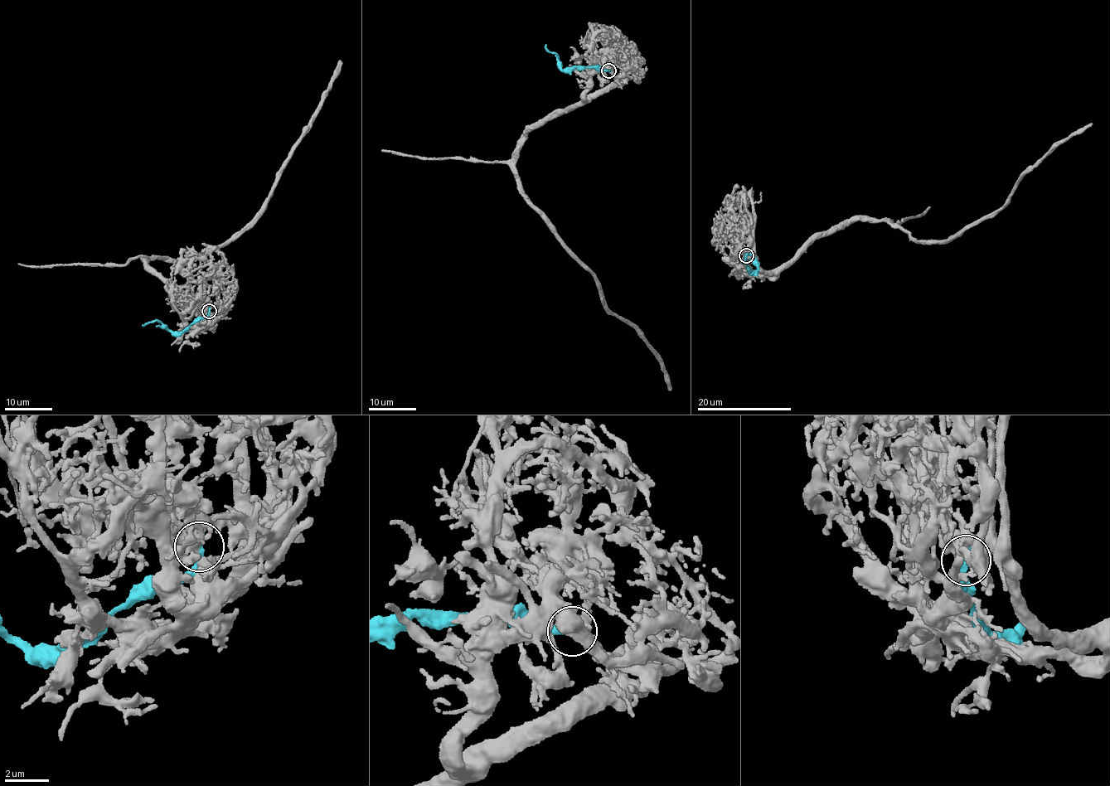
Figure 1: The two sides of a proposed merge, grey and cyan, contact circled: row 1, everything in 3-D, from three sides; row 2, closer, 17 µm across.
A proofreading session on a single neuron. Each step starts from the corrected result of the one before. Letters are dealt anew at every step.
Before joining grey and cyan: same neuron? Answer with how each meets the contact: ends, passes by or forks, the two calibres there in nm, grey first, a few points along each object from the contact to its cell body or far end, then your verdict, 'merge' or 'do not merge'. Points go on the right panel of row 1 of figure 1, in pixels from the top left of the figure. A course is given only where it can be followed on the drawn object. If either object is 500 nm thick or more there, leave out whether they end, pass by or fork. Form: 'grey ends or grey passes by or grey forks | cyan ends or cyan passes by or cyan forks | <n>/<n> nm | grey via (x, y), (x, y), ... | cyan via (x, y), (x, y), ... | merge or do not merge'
650/360 nm | grey via (746, 255), (779, 269), (852, 220), (888, 221), (920, 242), (952, 239), (992, 216), (1023, 177), (1092, 123) | cyan via (746, 255), (745, 261), (750, 271), (757, 270), (758, 265), (751, 254), (744, 254) | do not merge

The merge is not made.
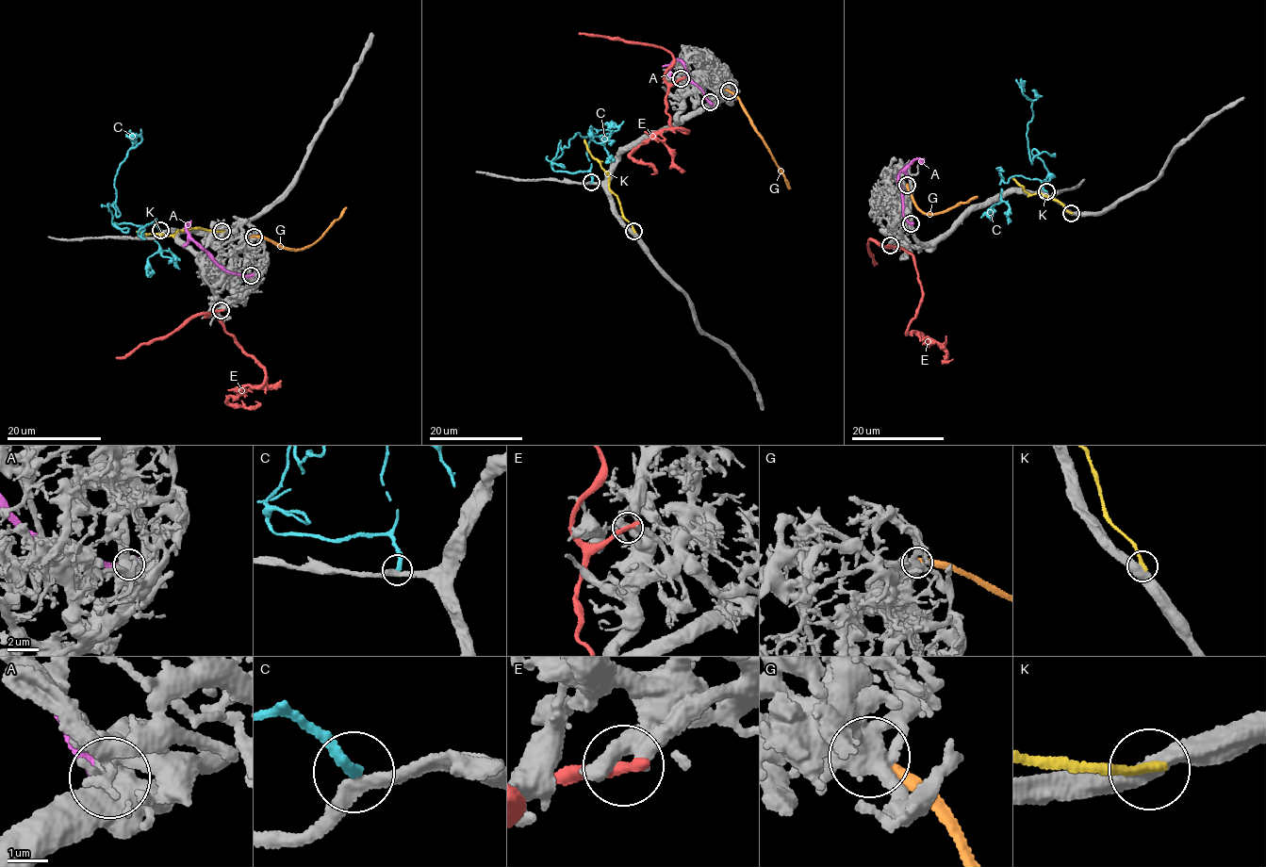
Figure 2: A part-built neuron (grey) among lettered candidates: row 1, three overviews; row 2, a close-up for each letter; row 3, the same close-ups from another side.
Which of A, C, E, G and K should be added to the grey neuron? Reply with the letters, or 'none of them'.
none of them

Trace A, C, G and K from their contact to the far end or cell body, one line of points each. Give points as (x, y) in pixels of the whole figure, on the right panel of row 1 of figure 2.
A: (911, 223), (903, 211), (898, 177), (914, 159), (920, 159), (925, 164)
C: (1046, 190), (1041, 181), (1055, 176), (1035, 149), (1030, 162), (1032, 103), (1020, 86), (1025, 80)
G: (907, 186), (918, 208), (930, 215), (949, 210), (977, 196)
K: (1071, 212), (1060, 202), (1044, 194), (1030, 194), (1017, 185), (1012, 177)

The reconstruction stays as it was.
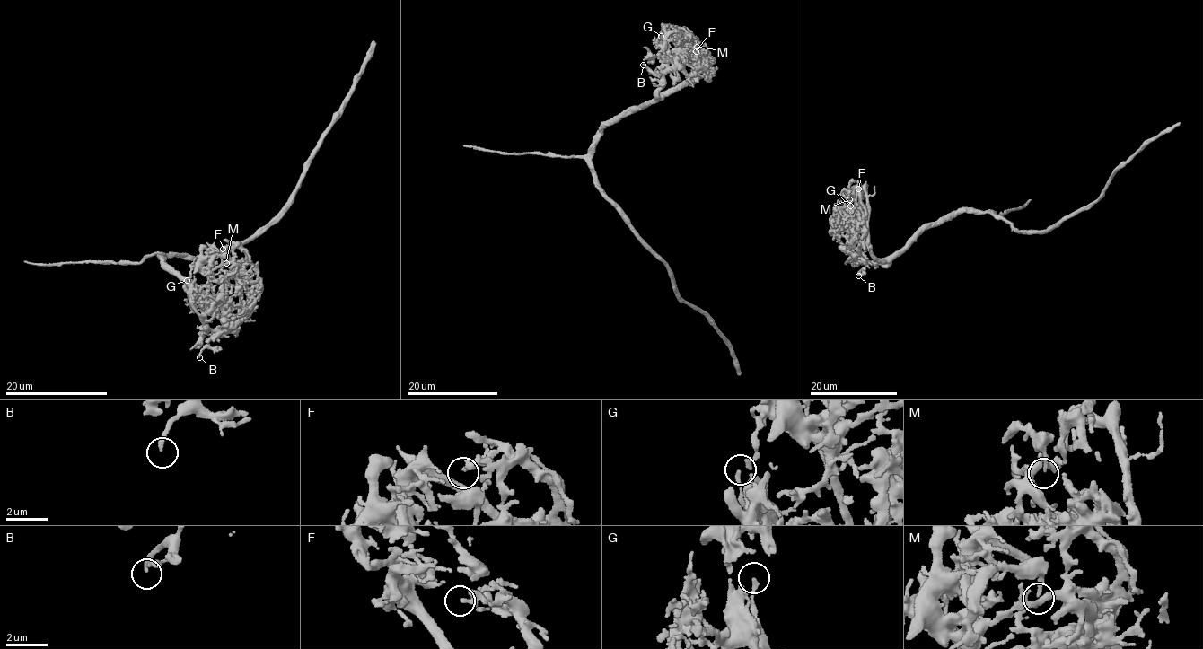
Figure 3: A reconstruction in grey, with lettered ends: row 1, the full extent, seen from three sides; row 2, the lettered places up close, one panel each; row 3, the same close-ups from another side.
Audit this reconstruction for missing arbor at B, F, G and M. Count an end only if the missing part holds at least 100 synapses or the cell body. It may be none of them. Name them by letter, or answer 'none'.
none

